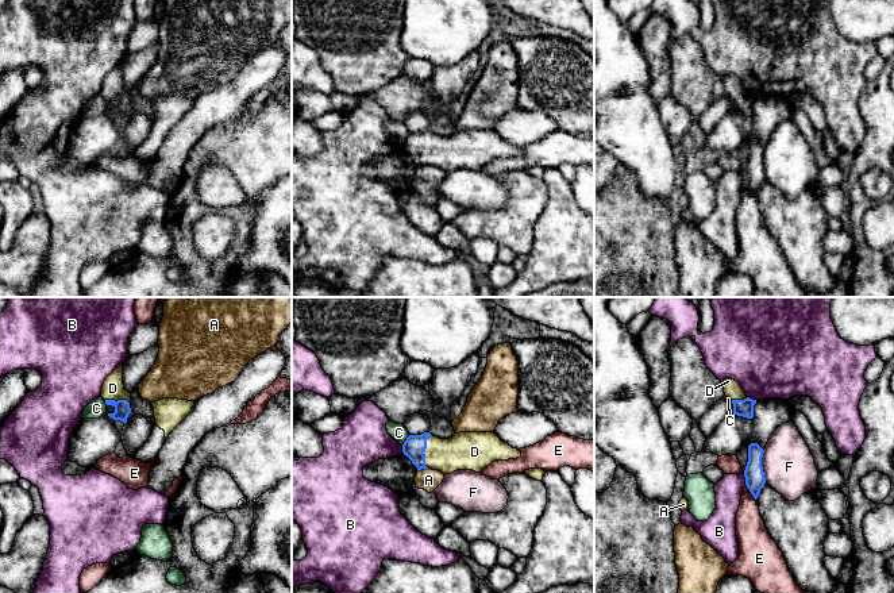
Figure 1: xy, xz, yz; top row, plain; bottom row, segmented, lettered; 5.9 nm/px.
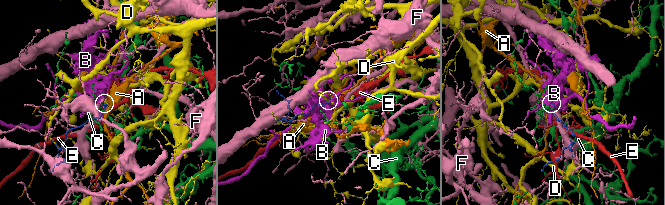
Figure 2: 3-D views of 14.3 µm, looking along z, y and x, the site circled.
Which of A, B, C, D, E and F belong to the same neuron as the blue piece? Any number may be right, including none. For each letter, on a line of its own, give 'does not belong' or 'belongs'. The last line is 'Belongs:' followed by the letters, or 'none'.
A: does not belong
B: does not belong
C: does not belong
D: belongs
E: does not belong
F: does not belong
Belongs: D

